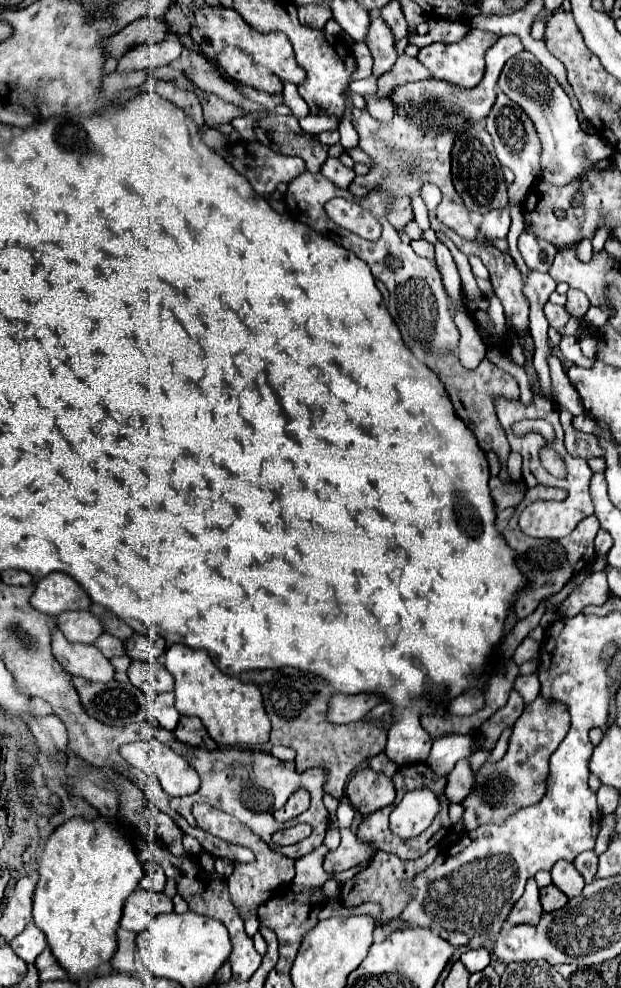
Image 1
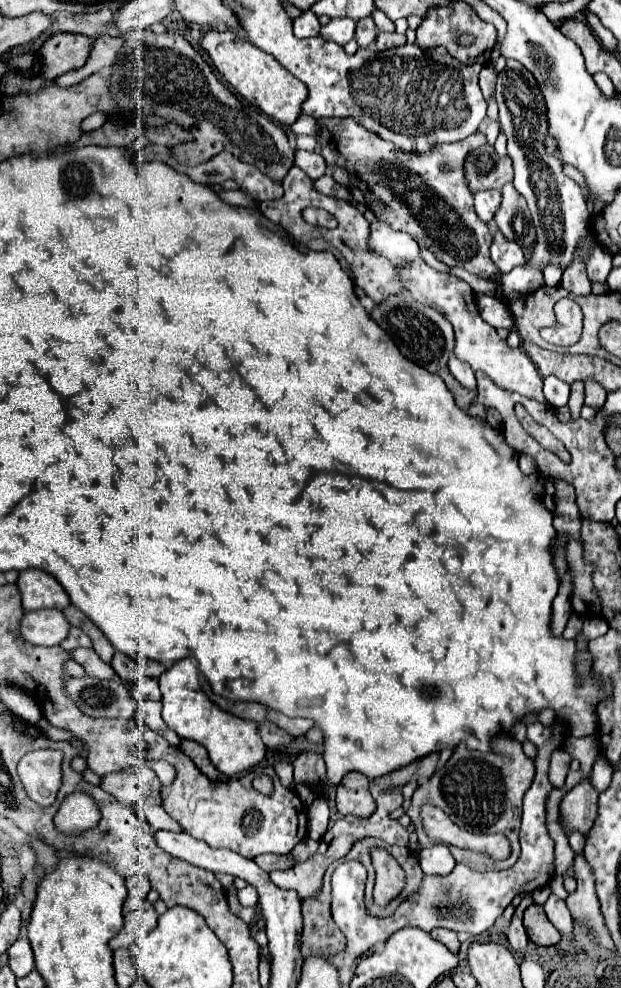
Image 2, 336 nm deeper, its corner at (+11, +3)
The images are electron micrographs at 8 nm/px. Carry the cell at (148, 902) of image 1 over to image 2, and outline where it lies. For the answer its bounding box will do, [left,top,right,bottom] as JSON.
[109,902,157,950]

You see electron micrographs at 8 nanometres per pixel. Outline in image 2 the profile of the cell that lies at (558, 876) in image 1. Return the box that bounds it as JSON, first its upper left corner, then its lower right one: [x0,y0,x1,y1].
[543,894,573,938]

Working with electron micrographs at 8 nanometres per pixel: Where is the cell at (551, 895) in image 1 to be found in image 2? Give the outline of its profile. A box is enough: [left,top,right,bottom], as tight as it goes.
[525,904,561,946]

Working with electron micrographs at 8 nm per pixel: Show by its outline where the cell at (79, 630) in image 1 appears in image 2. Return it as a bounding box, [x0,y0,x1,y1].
[19,610,69,646]

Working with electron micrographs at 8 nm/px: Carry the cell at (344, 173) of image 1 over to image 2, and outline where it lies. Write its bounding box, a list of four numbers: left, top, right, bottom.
[295,150,327,178]

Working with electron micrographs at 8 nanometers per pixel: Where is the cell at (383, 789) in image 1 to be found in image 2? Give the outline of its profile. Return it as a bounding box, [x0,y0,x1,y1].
[337,772,375,818]

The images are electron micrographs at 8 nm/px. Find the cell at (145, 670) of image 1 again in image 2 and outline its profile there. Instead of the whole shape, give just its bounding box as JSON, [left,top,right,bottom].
[131,678,161,702]

